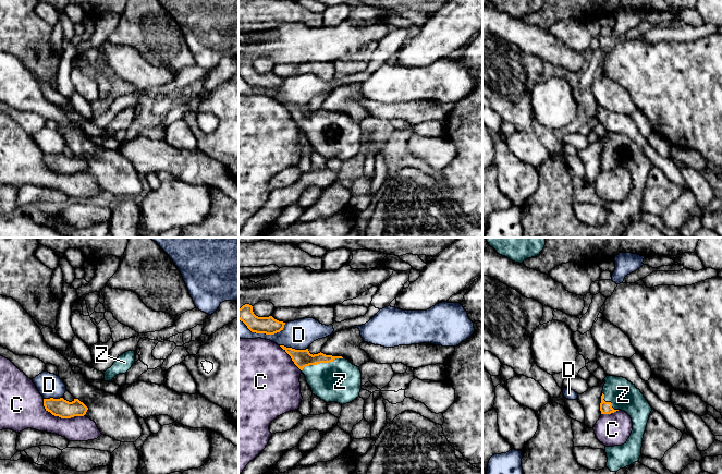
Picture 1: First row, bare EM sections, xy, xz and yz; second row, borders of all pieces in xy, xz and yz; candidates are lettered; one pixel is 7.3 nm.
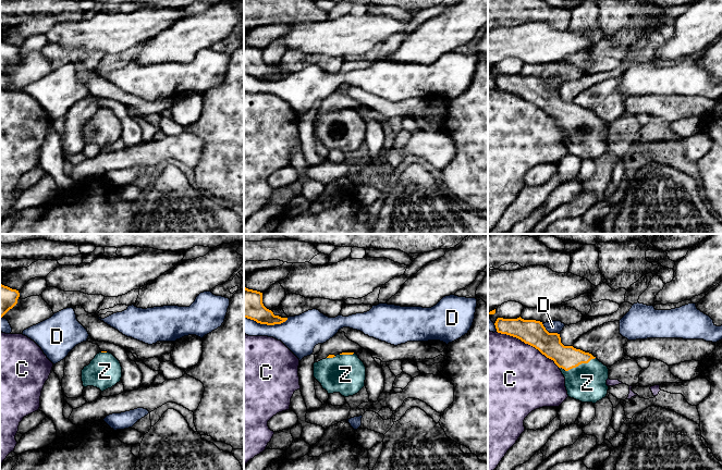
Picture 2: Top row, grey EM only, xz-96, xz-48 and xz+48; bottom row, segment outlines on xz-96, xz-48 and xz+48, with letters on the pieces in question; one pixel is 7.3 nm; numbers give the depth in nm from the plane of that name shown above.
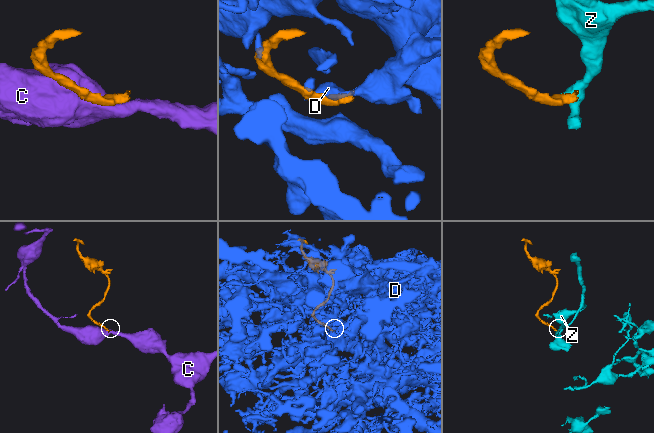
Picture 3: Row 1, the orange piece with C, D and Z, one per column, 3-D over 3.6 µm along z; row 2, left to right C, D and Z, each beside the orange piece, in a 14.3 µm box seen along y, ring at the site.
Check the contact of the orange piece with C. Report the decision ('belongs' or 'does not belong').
does not belong

